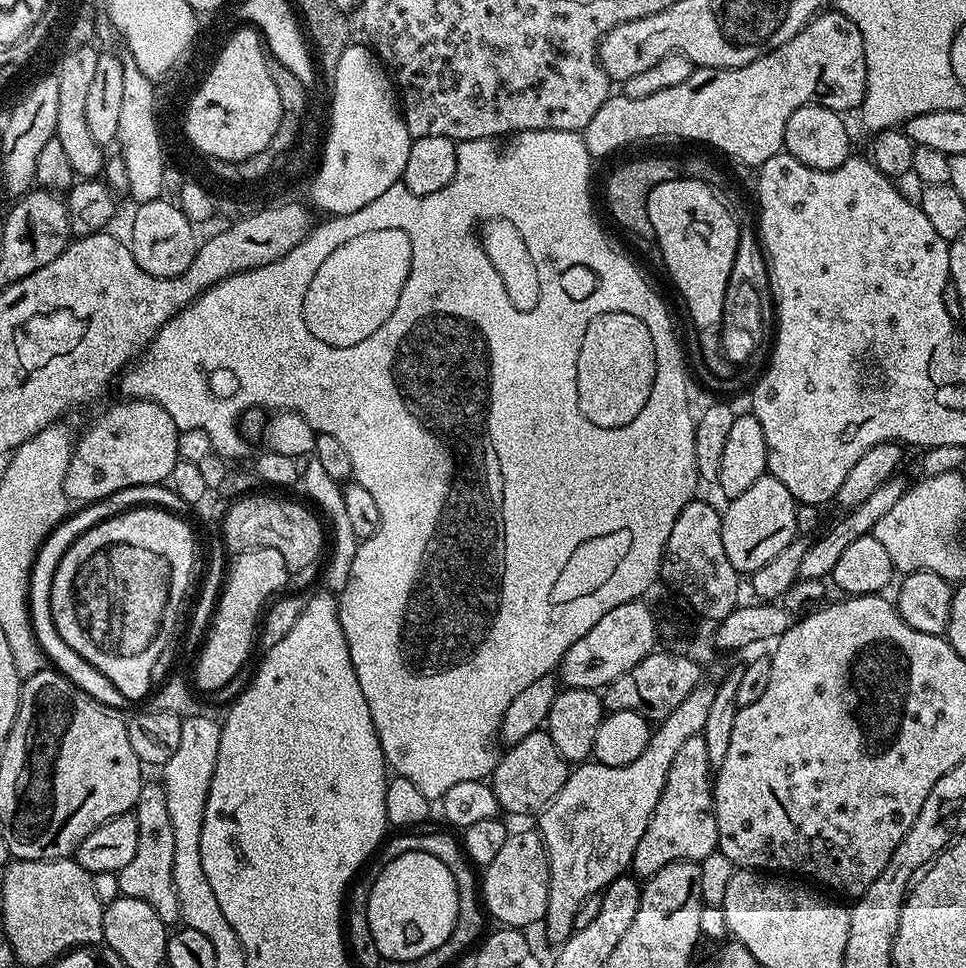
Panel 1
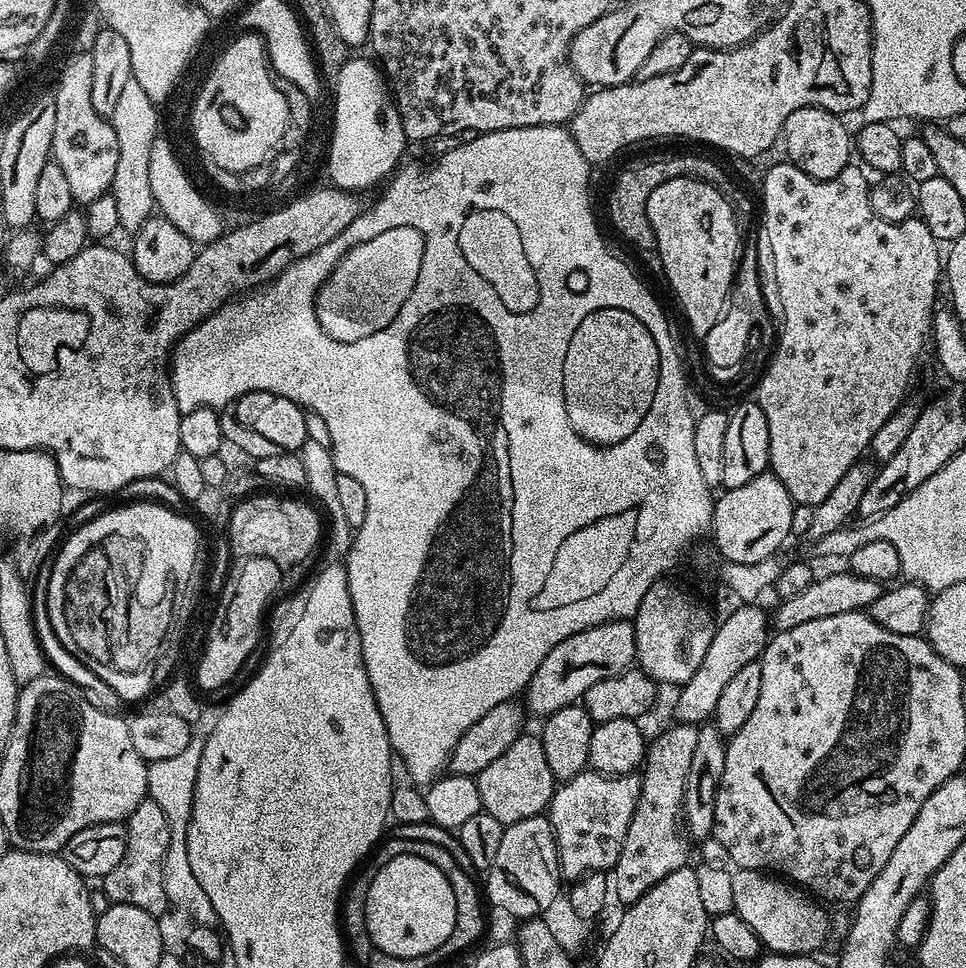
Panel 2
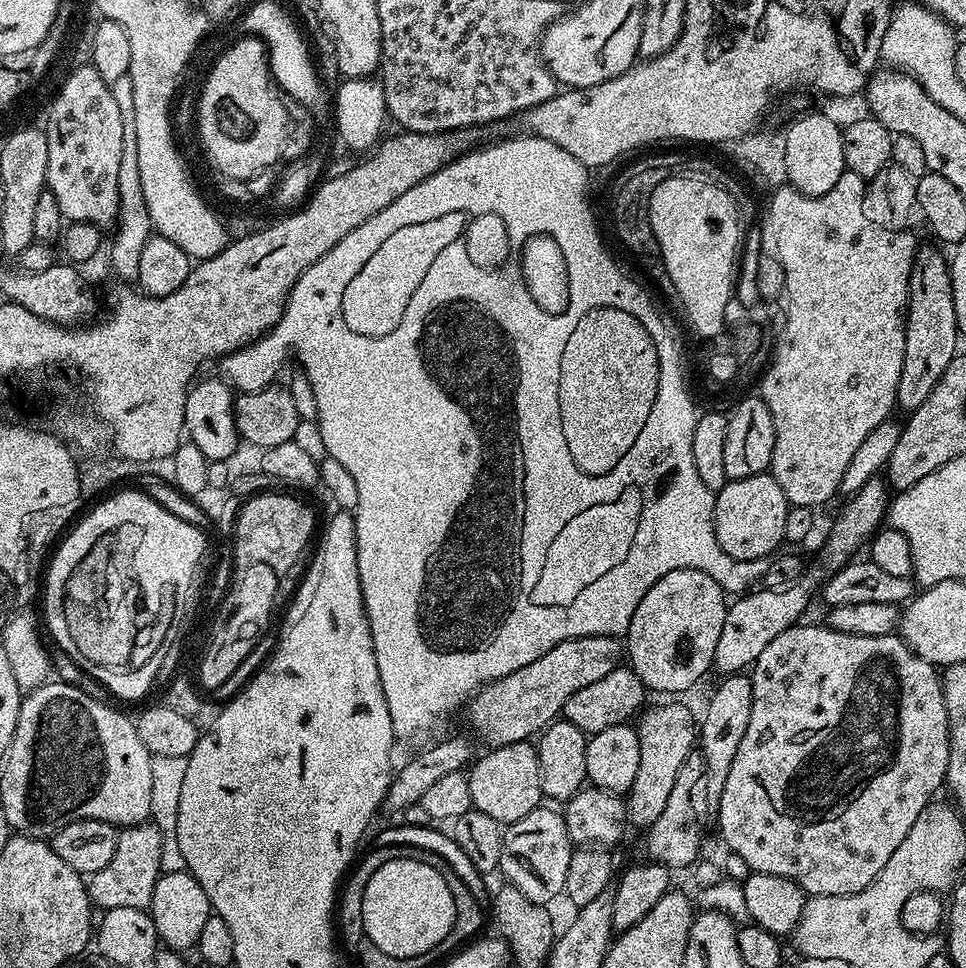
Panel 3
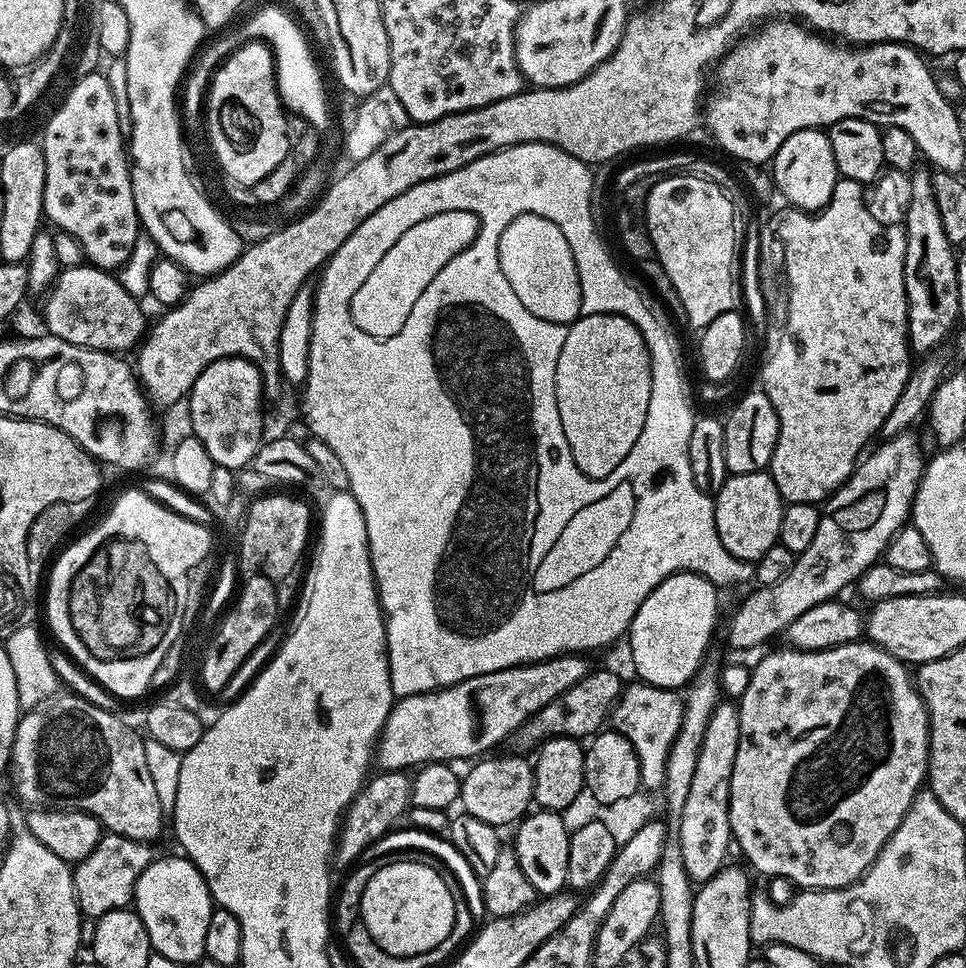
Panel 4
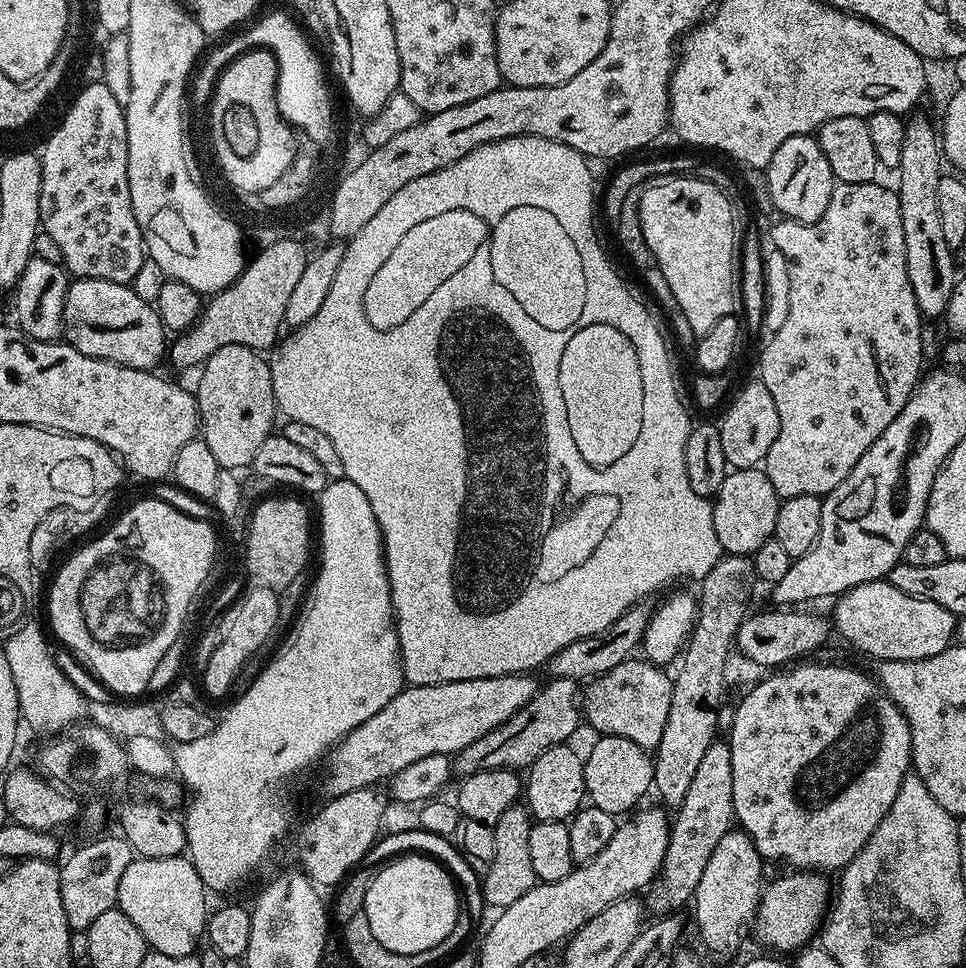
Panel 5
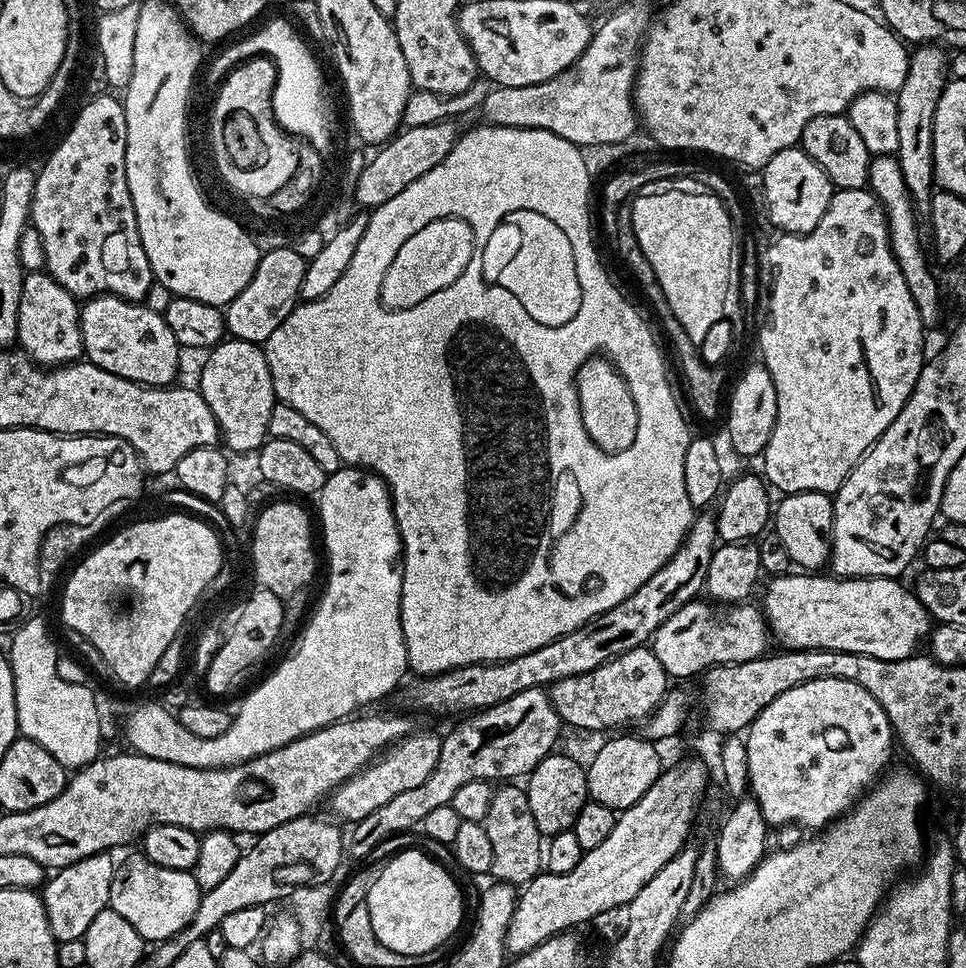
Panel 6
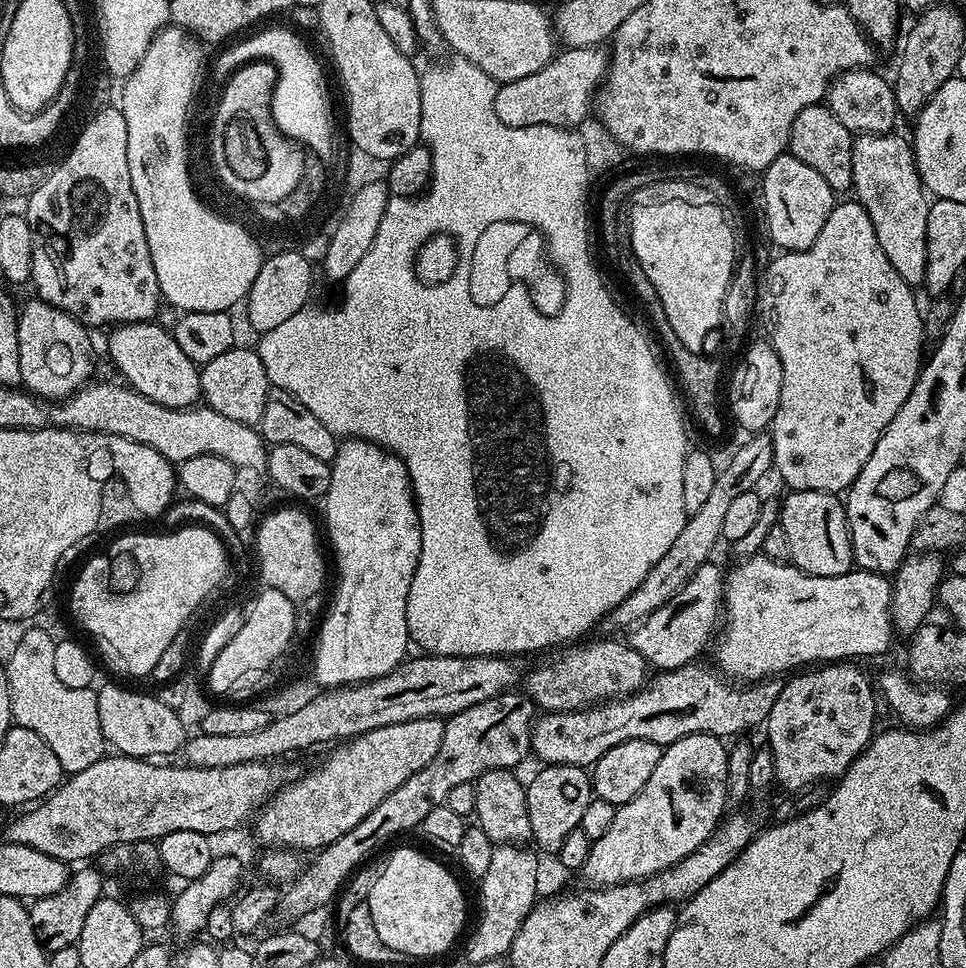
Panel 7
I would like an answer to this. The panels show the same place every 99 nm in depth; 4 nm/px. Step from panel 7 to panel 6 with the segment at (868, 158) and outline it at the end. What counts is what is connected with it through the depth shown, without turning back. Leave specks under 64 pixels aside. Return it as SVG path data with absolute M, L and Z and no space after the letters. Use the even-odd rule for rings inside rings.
M893 156L873 157L870 174L868 175L869 189L875 193L882 202L884 212L888 218L888 236L891 238L892 253L895 261L898 262L898 268L902 272L902 278L909 287L910 296L918 307L919 317L925 326L924 332L924 350L925 361L933 360L941 353L947 344L947 333L934 327L940 316L943 317L944 311L939 302L937 277L934 270L932 272L916 219L918 214L915 205L906 190L906 182L903 181L901 167Z

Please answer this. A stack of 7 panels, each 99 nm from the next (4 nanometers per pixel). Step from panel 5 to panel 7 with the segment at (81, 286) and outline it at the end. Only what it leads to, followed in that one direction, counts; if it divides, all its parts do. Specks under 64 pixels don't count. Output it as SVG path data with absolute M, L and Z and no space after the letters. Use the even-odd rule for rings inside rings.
M155 322L122 324L111 329L108 356L121 372L123 383L167 408L190 408L201 399L200 368L178 346L175 335Z

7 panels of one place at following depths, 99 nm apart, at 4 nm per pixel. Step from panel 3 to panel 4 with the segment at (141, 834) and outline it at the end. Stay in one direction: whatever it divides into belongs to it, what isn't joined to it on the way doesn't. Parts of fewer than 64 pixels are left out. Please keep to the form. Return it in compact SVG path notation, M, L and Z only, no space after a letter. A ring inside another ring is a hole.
M117 832L101 835L98 846L72 868L78 906L85 917L99 918L133 903L135 883L154 859L148 848L151 847L145 841L126 838Z

